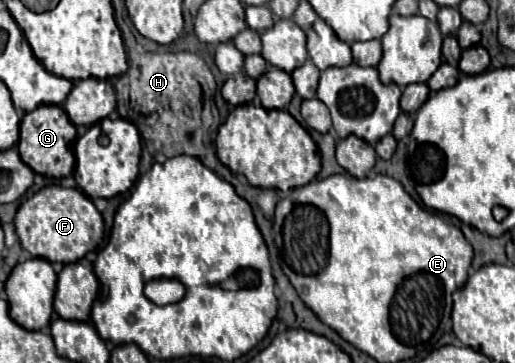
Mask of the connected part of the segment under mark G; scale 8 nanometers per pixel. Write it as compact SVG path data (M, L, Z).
M41 105L23 117L17 149L21 159L35 173L63 179L63 177L69 177L75 169L75 153L73 153L75 139L77 139L77 131L75 131L75 125L69 121L69 115L65 113L65 109L59 105Z

